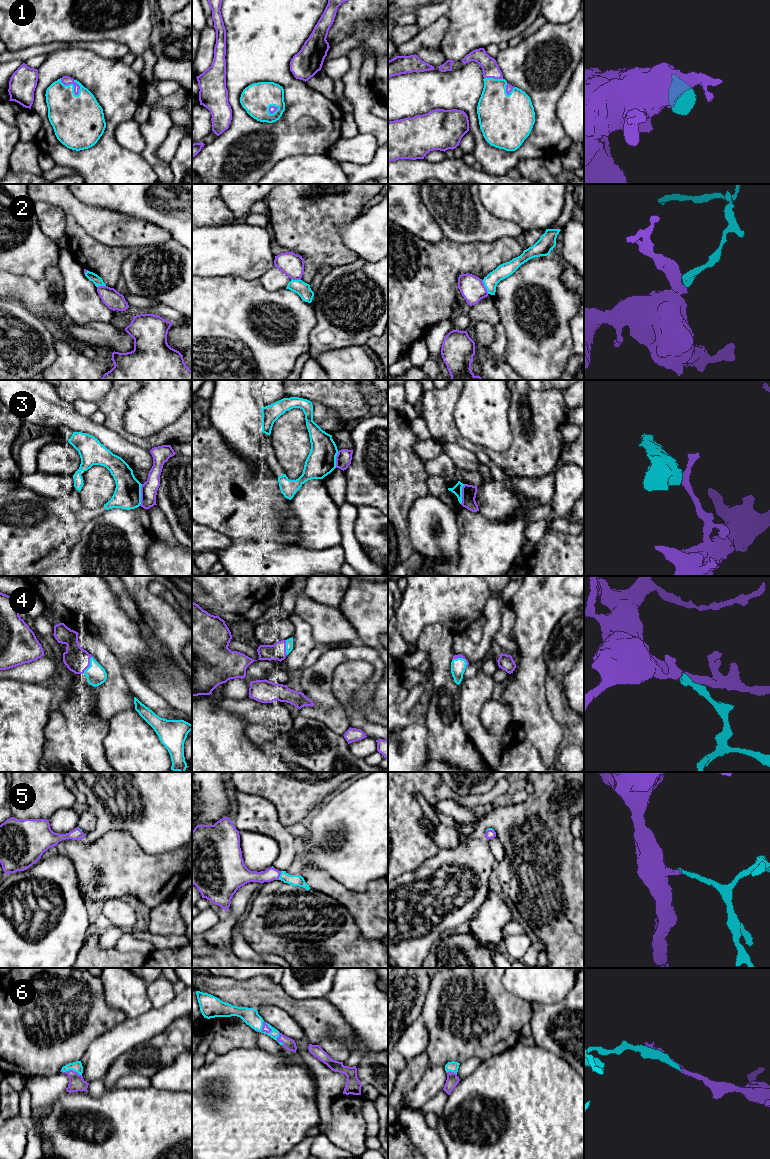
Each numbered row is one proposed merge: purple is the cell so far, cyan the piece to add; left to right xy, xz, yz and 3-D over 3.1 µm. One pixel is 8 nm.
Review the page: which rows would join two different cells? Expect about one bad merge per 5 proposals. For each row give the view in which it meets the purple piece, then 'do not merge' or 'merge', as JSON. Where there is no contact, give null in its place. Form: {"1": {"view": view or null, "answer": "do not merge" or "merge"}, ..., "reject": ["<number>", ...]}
{"1": {"view": "xy", "answer": "merge"}, "2": {"view": "yz", "answer": "do not merge"}, "3": {"view": "xy", "answer": "do not merge"}, "4": {"view": "xy", "answer": "merge"}, "5": {"view": "xz", "answer": "merge"}, "6": {"view": "xz", "answer": "merge"}, "reject": ["2", "3"]}

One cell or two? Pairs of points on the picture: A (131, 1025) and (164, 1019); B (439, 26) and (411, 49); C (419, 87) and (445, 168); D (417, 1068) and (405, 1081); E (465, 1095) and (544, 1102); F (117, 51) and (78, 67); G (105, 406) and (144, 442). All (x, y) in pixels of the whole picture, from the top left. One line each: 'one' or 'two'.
A: one
B: one
C: two
D: one
E: one
F: two
G: one

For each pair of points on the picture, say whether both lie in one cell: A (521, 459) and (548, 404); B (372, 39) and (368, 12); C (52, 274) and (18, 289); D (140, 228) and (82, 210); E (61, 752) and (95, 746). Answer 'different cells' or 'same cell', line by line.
A: same cell
B: different cells
C: same cell
D: same cell
E: different cells

